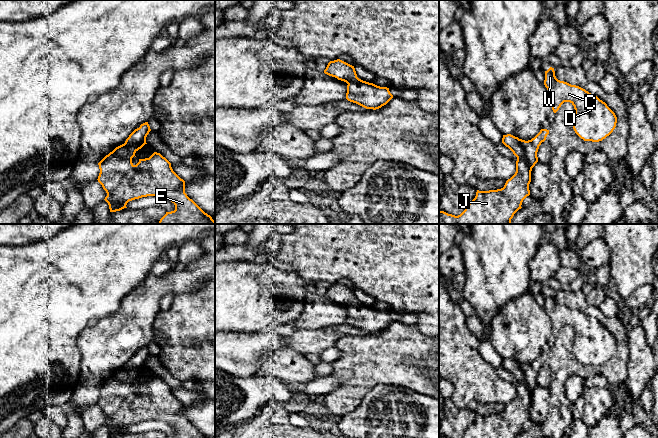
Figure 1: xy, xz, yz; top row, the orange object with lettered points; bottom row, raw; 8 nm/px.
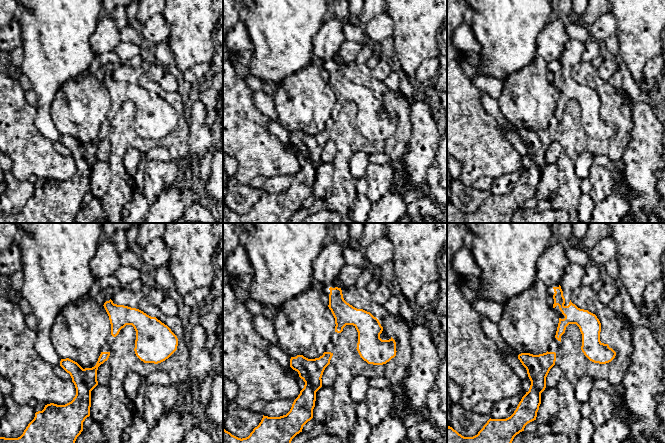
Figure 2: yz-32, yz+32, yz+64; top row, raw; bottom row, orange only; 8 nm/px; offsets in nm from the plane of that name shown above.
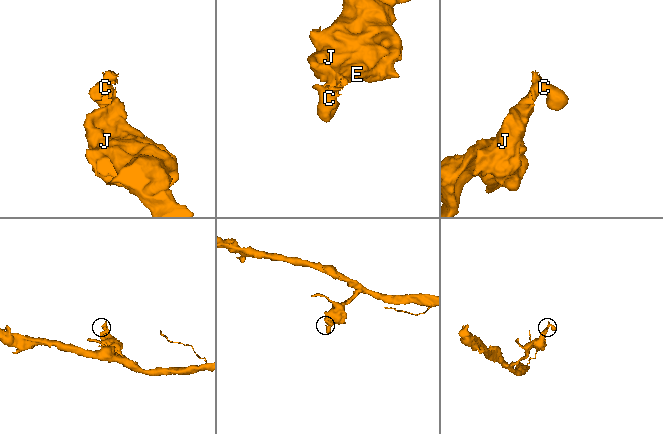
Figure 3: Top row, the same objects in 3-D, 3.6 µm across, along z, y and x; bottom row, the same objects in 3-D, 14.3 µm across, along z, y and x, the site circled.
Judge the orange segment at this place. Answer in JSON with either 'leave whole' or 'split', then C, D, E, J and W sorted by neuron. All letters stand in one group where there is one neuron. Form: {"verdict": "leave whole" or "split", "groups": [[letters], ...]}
{"verdict": "leave whole", "groups": [["C", "D", "E", "J", "W"]]}

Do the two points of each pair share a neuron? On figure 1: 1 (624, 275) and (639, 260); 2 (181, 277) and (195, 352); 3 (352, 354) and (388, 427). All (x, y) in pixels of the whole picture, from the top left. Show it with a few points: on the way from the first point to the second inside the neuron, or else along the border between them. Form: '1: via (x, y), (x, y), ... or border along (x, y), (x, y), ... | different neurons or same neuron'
1: via (628, 271), (635, 264) | same neuron
2: border along (204, 286), (195, 292), (177, 294), (174, 297) | different neurons
3: border along (393, 384), (376, 384), (355, 408) | different neurons

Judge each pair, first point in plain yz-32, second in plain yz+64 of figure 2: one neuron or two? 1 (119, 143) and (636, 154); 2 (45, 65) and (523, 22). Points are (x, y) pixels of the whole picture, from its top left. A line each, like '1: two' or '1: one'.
1: two
2: one

